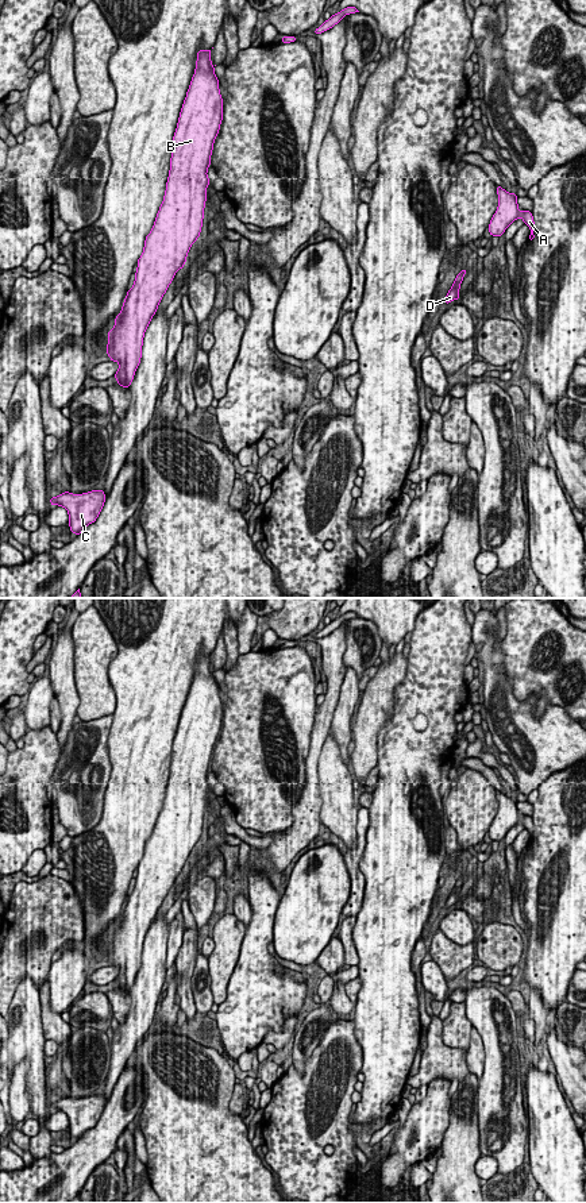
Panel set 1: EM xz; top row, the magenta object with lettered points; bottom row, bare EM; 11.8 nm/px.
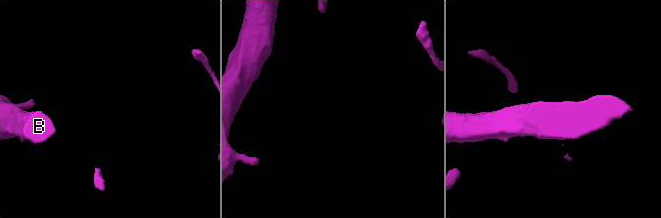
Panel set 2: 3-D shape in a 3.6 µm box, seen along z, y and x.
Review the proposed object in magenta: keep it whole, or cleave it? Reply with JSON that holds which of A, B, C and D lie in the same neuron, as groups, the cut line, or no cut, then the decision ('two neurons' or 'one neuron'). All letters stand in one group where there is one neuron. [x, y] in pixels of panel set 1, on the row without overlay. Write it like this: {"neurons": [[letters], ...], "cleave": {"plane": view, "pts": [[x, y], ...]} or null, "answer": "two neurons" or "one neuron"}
{"neurons": [["A", "B", "C"], ["D"]], "cleave": {"plane": "xz", "pts": [[461, 886], [451, 894]]}, "answer": "two neurons"}

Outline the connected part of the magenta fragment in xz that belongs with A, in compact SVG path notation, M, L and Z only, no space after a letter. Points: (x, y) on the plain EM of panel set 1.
M497 790L497 799L498 799L498 811L496 818L493 820L490 829L489 829L489 837L491 841L501 841L504 840L505 834L518 822L523 824L523 826L529 832L531 840L529 840L529 847L533 845L535 838L535 826L532 817L525 816L520 817L518 816L518 809L517 809L517 801L516 798L508 798L505 794Z

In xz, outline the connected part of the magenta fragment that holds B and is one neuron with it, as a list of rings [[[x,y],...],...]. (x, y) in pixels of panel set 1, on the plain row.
[[[211,655],[197,656],[194,679],[173,741],[163,806],[138,864],[135,887],[107,941],[107,959],[119,968],[113,982],[127,994],[140,968],[144,937],[203,832],[207,776],[223,725]]]

